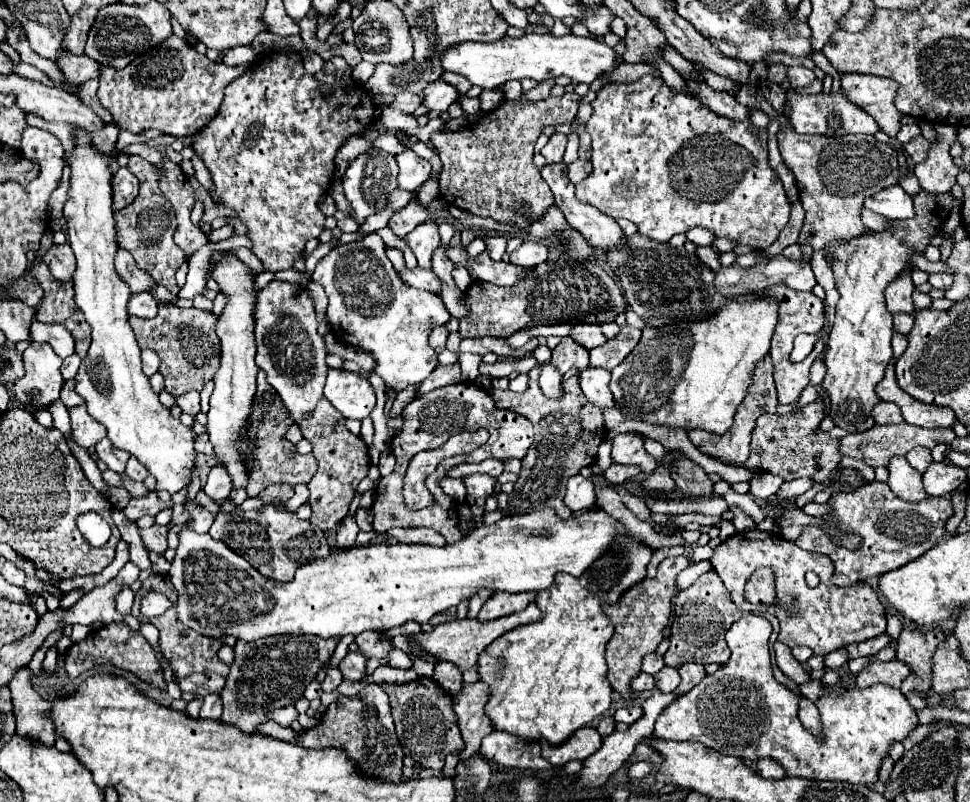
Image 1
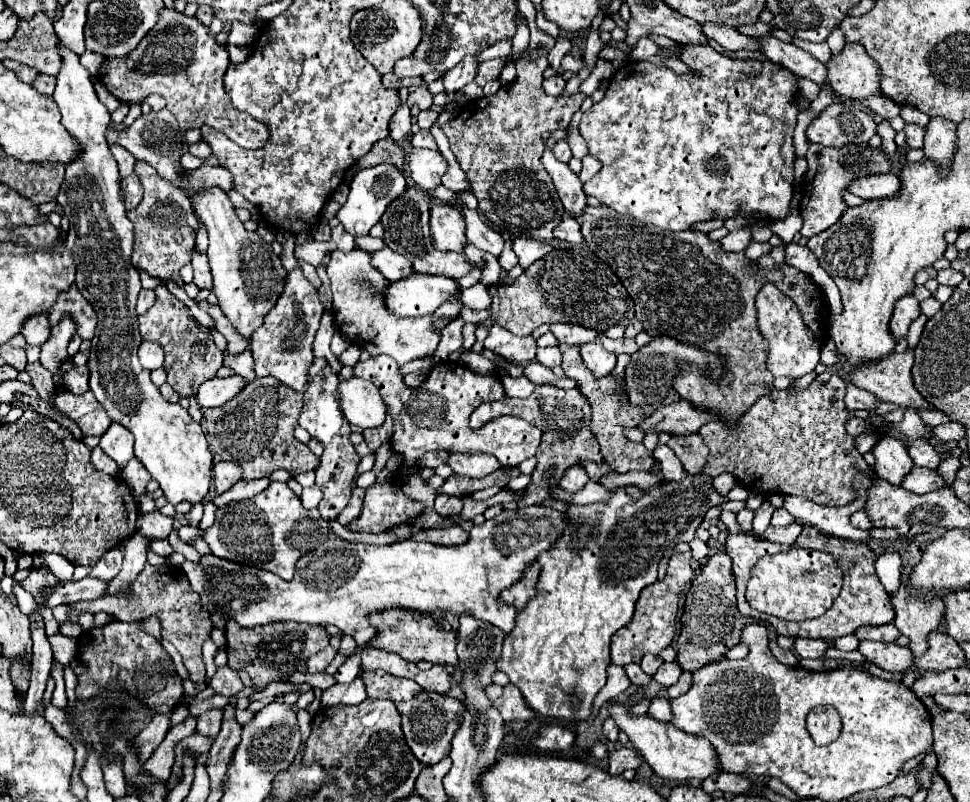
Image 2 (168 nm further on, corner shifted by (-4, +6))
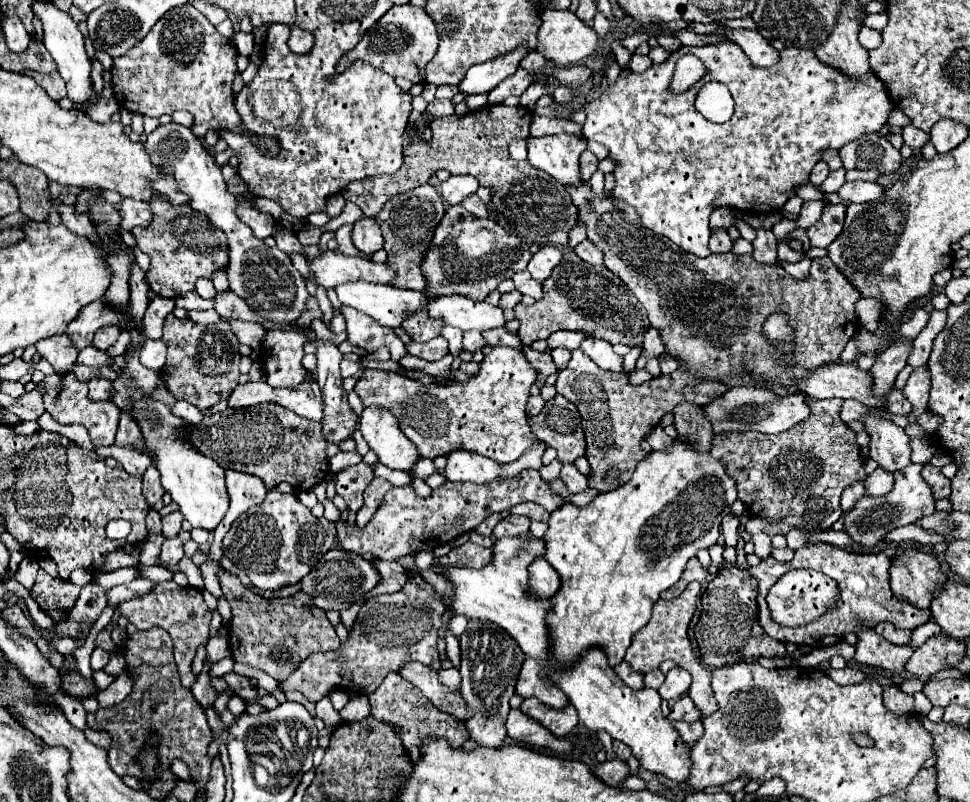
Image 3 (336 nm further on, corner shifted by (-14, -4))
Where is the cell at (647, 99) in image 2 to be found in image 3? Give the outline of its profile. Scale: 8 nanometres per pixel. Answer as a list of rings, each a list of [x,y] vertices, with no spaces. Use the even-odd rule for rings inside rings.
[[[724,42],[702,48],[682,46],[666,62],[654,64],[642,74],[624,70],[614,86],[608,86],[596,102],[586,104],[588,120],[584,124],[584,138],[602,144],[608,150],[608,158],[614,160],[616,186],[612,196],[616,200],[630,204],[642,224],[652,232],[670,238],[690,254],[708,256],[708,218],[712,210],[728,206],[742,212],[754,208],[780,212],[796,194],[796,188],[810,182],[810,170],[820,160],[822,150],[840,148],[860,134],[880,130],[892,110],[894,104],[886,94],[886,86],[874,74],[868,74],[862,84],[856,84],[838,70],[824,66],[812,50],[800,48],[780,52],[780,62],[772,68],[756,68],[740,46]],[[684,54],[698,56],[708,72],[686,92],[674,94],[670,82],[674,78],[674,66]],[[710,80],[724,82],[734,96],[734,116],[724,124],[706,120],[694,106],[700,86]]]

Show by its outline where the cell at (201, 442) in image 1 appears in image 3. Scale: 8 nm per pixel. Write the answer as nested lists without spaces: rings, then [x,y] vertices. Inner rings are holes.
[[[274,402],[206,414],[198,426],[192,426],[190,440],[202,454],[214,458],[220,466],[262,478],[268,490],[276,488],[280,482],[288,482],[296,490],[312,490],[330,472],[326,456],[328,442],[320,432],[320,422],[302,418]]]

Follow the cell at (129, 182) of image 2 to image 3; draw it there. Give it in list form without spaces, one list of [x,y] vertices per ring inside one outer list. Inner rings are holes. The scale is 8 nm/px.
[[[126,198],[122,200],[120,216],[122,216],[122,228],[132,230],[134,226],[148,226],[152,220],[152,210],[148,202],[136,202],[132,198]]]

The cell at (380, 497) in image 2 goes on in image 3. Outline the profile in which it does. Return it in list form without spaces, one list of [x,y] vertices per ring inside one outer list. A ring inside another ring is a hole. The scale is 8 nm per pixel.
[[[524,470],[512,480],[502,480],[494,484],[460,484],[460,482],[444,482],[440,488],[432,492],[430,498],[420,498],[412,486],[392,488],[384,498],[384,504],[376,510],[370,522],[364,528],[346,526],[344,520],[338,522],[338,542],[344,550],[356,554],[374,554],[382,560],[396,560],[404,554],[416,554],[420,550],[434,550],[440,544],[454,540],[458,534],[470,532],[484,518],[494,512],[510,510],[520,502],[536,502],[552,512],[566,500],[552,492],[552,488],[540,478],[538,470]]]

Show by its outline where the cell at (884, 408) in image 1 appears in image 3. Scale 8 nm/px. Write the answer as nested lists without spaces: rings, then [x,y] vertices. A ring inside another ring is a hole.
[[[846,400],[842,406],[842,418],[844,422],[852,422],[852,420],[860,420],[864,418],[864,414],[868,414],[868,406],[856,402],[856,400]]]

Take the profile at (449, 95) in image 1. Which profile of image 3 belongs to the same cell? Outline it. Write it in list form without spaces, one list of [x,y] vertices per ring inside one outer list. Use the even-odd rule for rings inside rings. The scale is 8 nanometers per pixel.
[[[520,46],[520,48],[516,48],[516,50],[512,50],[512,52],[504,54],[504,56],[498,56],[498,58],[492,58],[488,62],[472,66],[466,72],[464,82],[460,82],[458,90],[462,94],[466,94],[466,96],[490,92],[502,80],[506,80],[510,74],[516,72],[516,68],[518,68],[520,60],[526,56],[526,52],[528,52],[528,48]]]

